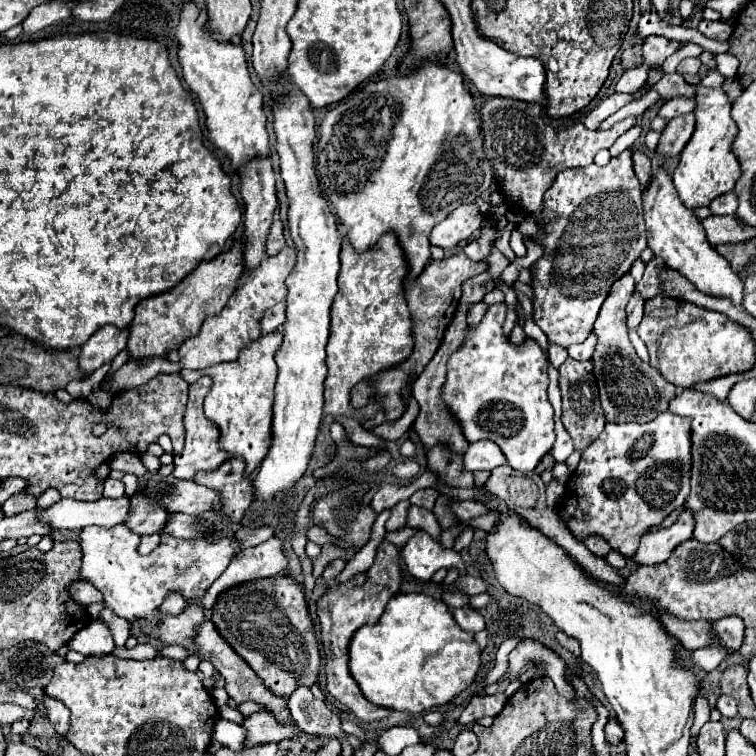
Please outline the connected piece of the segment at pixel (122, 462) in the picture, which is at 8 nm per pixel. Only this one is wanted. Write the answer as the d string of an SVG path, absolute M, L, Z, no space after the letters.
M118 453L118 455L114 455L112 459L110 459L110 467L114 469L114 465L116 465L116 469L120 469L120 471L130 471L130 473L134 473L136 477L142 477L148 469L144 467L144 463L136 457L136 455L132 455L132 453Z

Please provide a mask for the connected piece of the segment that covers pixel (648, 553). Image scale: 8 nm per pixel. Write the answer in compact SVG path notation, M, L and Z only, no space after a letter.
M682 511L680 519L666 529L660 529L658 533L646 533L640 541L638 551L634 553L632 561L638 565L658 565L668 561L672 551L688 541L694 531L694 517L688 511Z

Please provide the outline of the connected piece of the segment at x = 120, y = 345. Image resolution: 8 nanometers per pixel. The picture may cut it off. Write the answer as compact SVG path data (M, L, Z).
M104 325L80 349L80 369L84 373L96 371L100 365L110 363L128 343L128 329Z

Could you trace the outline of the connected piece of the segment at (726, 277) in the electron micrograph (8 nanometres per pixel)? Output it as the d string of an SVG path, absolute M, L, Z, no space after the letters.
M660 167L652 173L648 187L642 191L642 207L644 207L644 219L648 231L646 235L648 247L656 255L660 255L670 269L684 275L702 293L714 297L726 297L736 305L742 303L744 297L742 279L730 269L730 263L722 255L718 255L714 247L708 243L702 223L696 219L694 211L684 207L672 185L672 175L666 169Z

